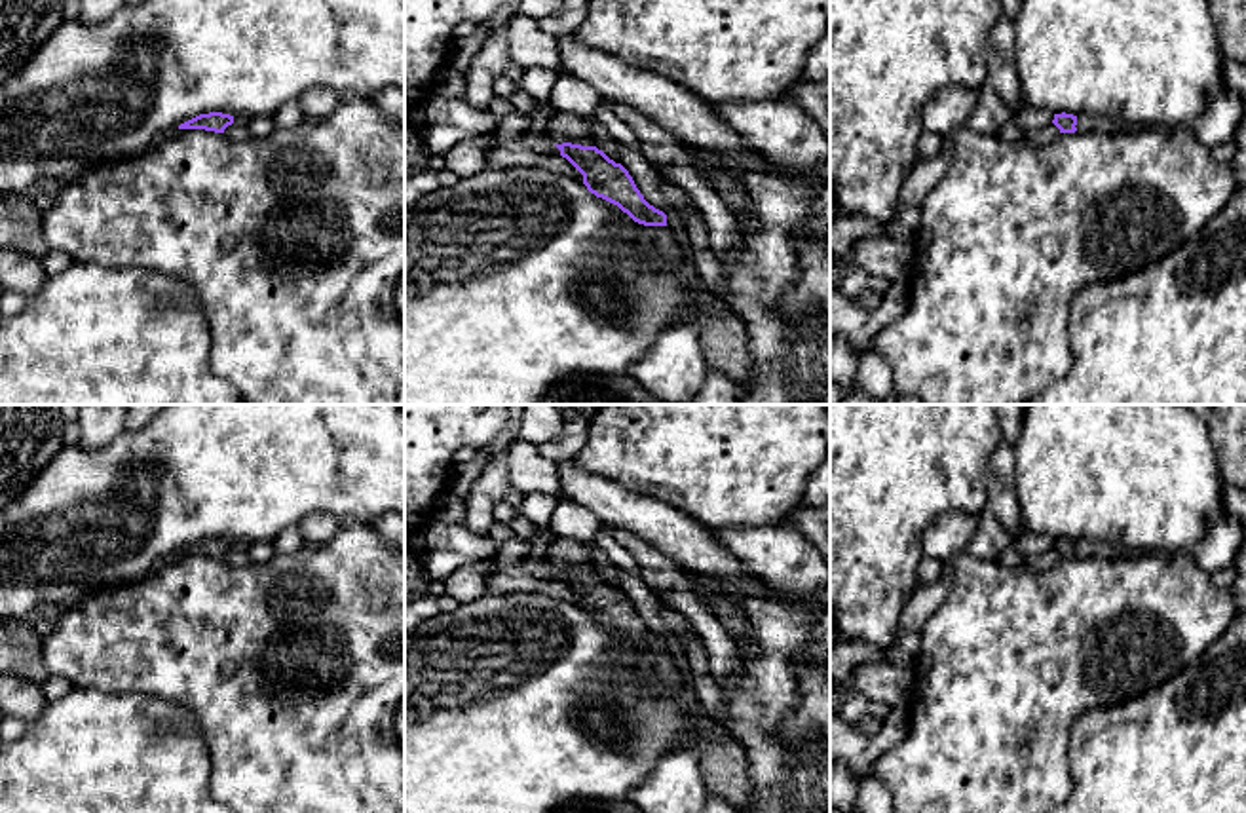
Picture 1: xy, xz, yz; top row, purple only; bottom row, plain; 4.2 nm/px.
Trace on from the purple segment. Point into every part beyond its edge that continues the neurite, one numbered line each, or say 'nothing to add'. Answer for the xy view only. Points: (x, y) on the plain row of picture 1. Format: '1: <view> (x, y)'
nothing to add

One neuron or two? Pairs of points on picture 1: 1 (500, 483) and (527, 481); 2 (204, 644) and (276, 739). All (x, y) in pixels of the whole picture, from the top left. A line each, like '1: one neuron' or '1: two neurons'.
1: two neurons
2: one neuron

